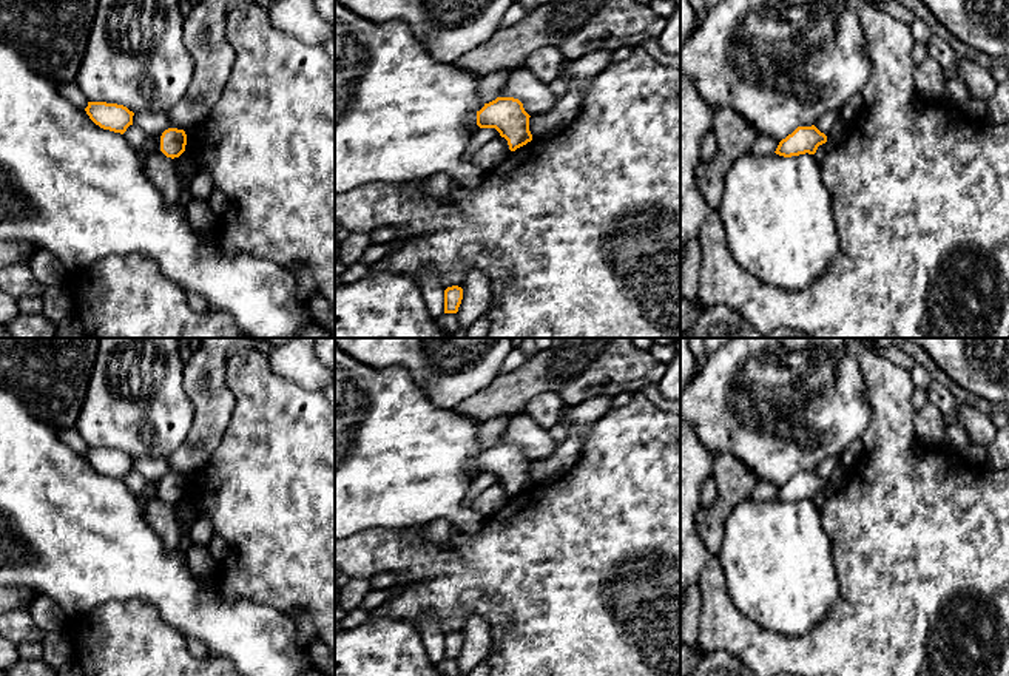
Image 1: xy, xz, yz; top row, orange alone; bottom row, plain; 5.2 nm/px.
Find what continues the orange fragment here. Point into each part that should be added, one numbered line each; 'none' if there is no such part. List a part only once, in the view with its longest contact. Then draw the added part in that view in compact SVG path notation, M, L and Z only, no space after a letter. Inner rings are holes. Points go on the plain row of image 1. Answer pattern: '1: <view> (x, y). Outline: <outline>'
none

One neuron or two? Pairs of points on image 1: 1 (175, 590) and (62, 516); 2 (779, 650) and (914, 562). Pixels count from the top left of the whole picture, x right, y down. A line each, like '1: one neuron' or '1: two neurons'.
1: one neuron
2: one neuron

